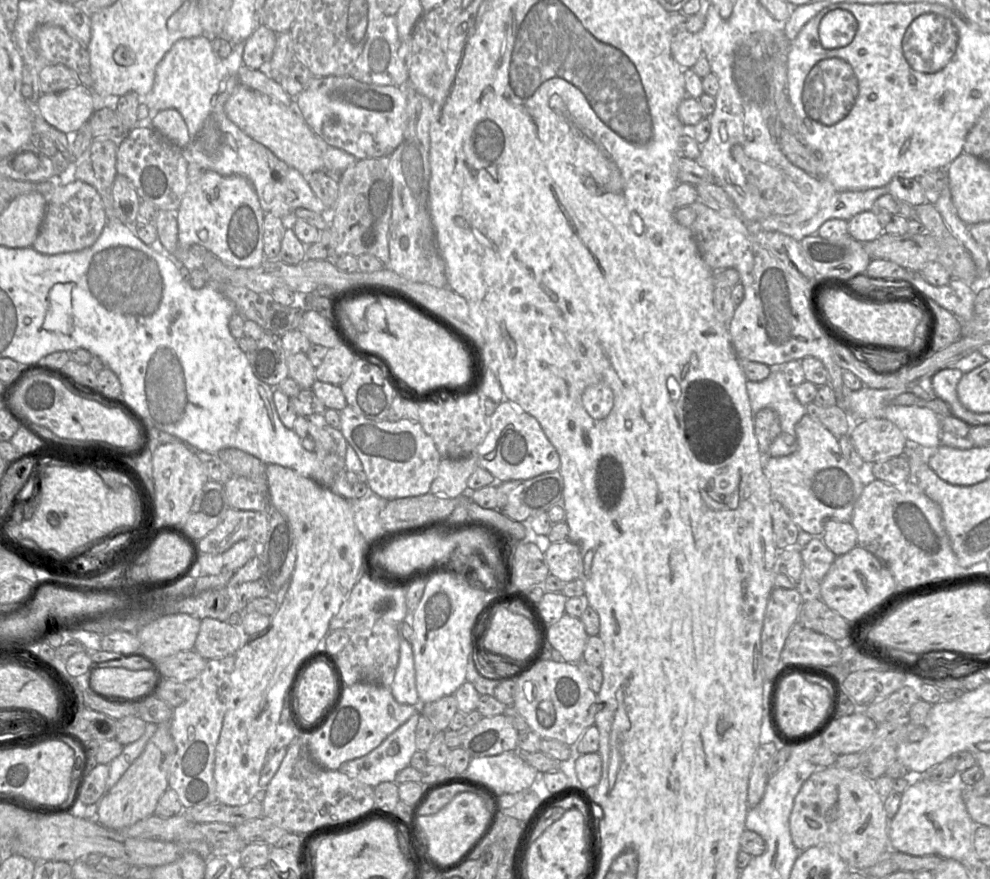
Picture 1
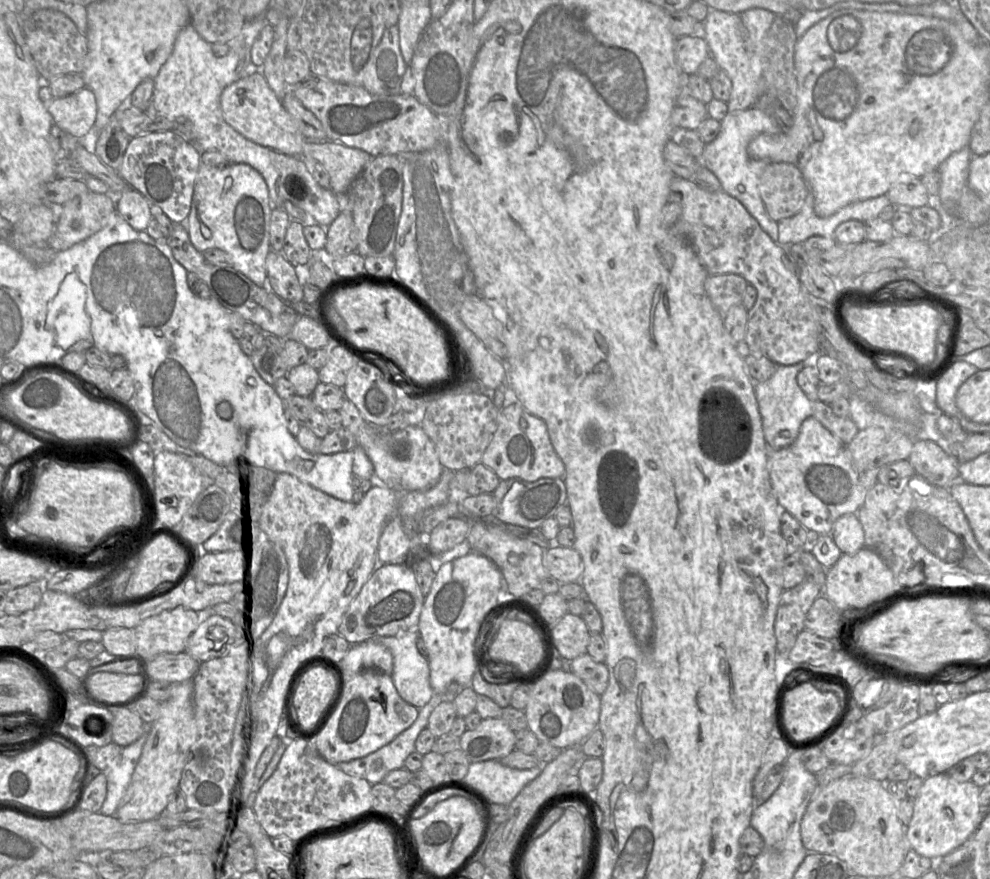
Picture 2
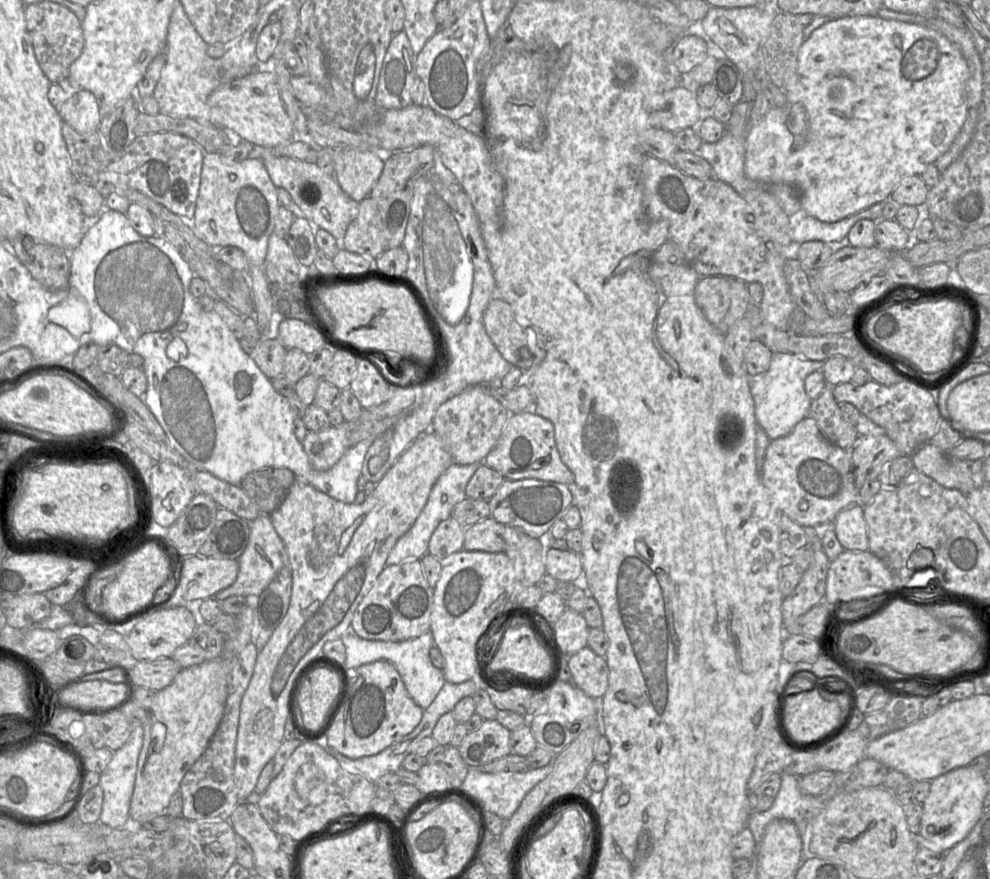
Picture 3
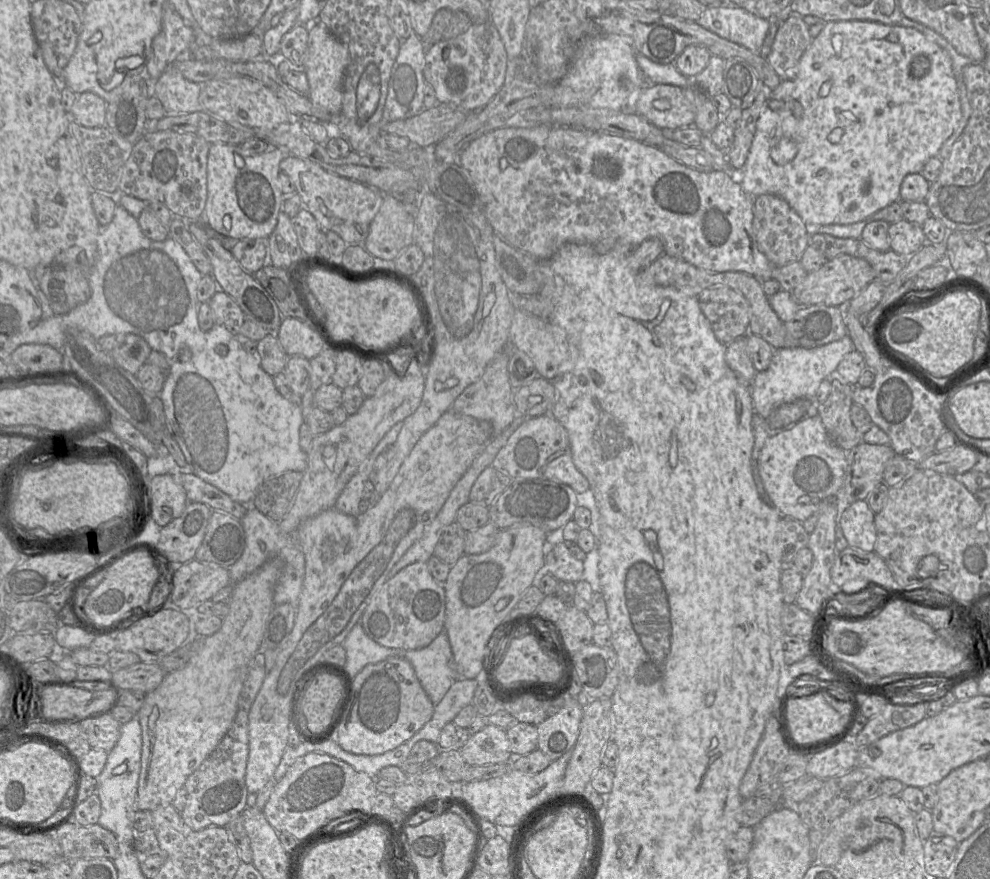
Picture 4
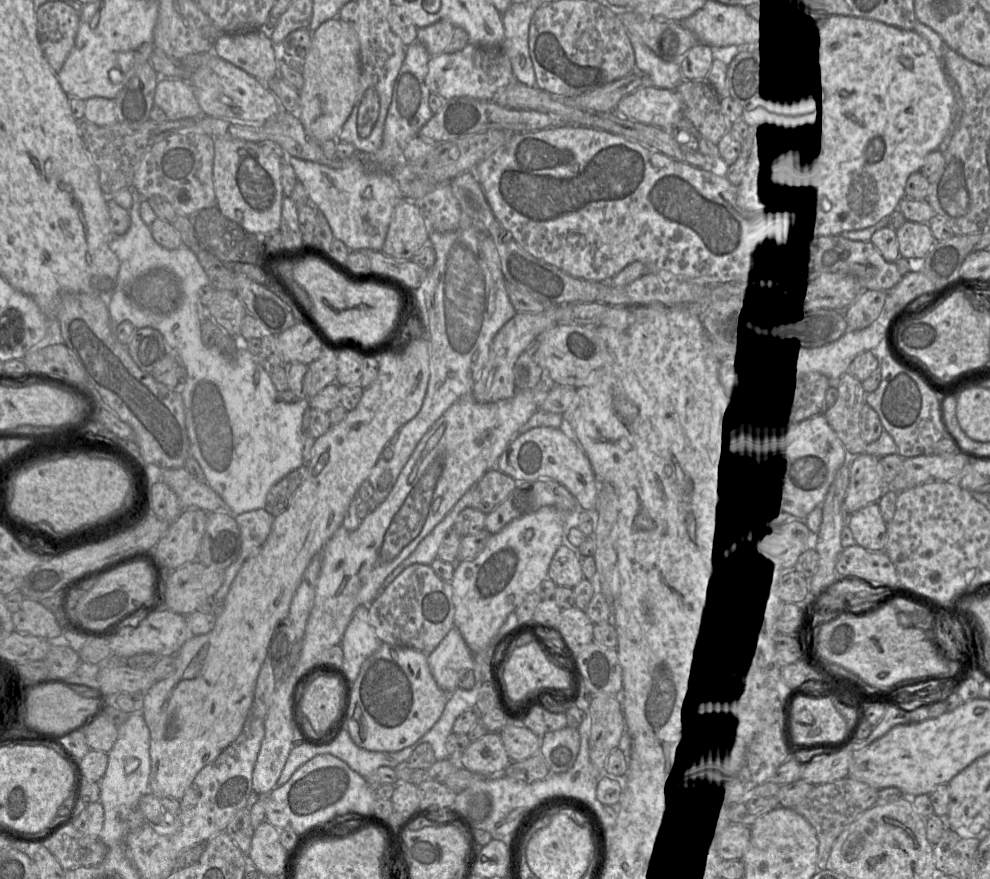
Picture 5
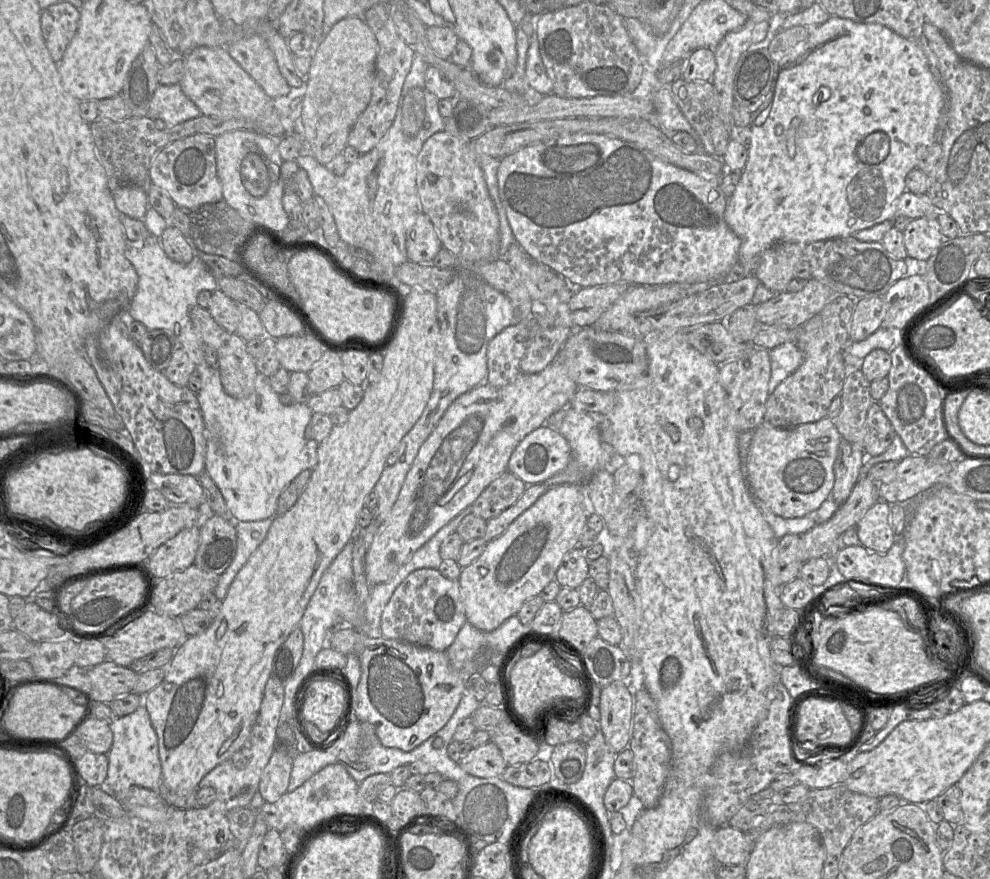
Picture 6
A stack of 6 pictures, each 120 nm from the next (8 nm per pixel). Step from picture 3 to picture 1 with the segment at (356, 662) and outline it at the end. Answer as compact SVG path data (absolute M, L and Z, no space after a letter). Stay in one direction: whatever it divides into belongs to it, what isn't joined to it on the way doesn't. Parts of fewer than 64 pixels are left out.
M400 637L399 662L390 690L398 703L420 705L415 682L413 650L411 643L404 637Z

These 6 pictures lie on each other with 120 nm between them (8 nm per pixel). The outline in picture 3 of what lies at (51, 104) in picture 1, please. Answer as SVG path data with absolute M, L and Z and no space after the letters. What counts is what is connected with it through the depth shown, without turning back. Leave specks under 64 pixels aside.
M76 90L58 112L64 123L81 134L97 132L102 121L97 98L87 90Z

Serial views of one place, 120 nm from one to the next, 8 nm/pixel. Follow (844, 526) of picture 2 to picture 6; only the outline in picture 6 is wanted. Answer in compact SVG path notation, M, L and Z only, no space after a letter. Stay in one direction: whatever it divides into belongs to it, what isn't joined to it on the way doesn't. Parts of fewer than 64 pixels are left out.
M879 500L871 506L856 525L860 544L877 552L887 552L896 541L890 523L891 505Z

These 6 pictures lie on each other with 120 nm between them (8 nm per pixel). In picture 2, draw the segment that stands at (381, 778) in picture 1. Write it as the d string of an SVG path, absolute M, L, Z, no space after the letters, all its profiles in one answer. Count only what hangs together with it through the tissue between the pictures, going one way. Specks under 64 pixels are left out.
M434 693L430 701L419 709L415 722L390 743L365 757L334 765L351 776L365 779L371 785L381 783L390 771L404 767L406 758L415 751L416 739L427 727L432 711L442 702L453 702L458 694Z

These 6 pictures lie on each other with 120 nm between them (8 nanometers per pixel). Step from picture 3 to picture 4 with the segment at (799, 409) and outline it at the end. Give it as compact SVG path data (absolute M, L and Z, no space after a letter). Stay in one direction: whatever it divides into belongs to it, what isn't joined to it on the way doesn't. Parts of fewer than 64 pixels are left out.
M849 335L838 341L815 347L786 347L774 349L770 365L764 371L756 372L751 383L751 396L754 411L767 419L778 406L800 399L813 399L824 379L835 376L835 371L841 360L855 347Z

